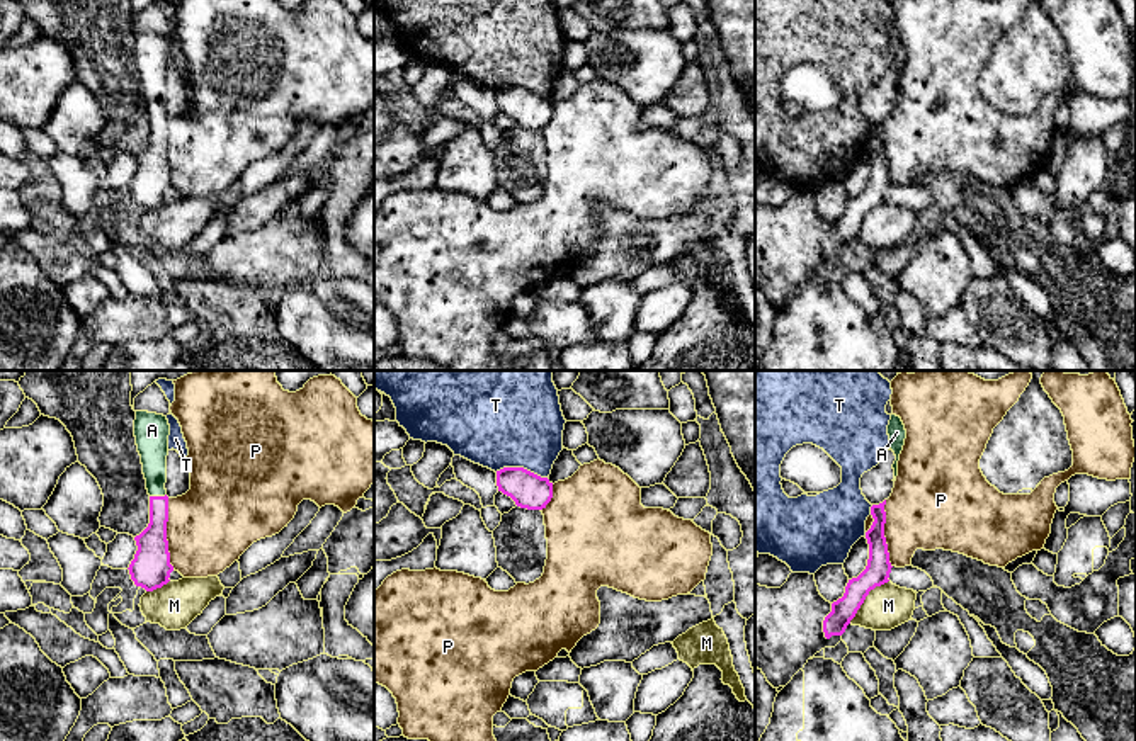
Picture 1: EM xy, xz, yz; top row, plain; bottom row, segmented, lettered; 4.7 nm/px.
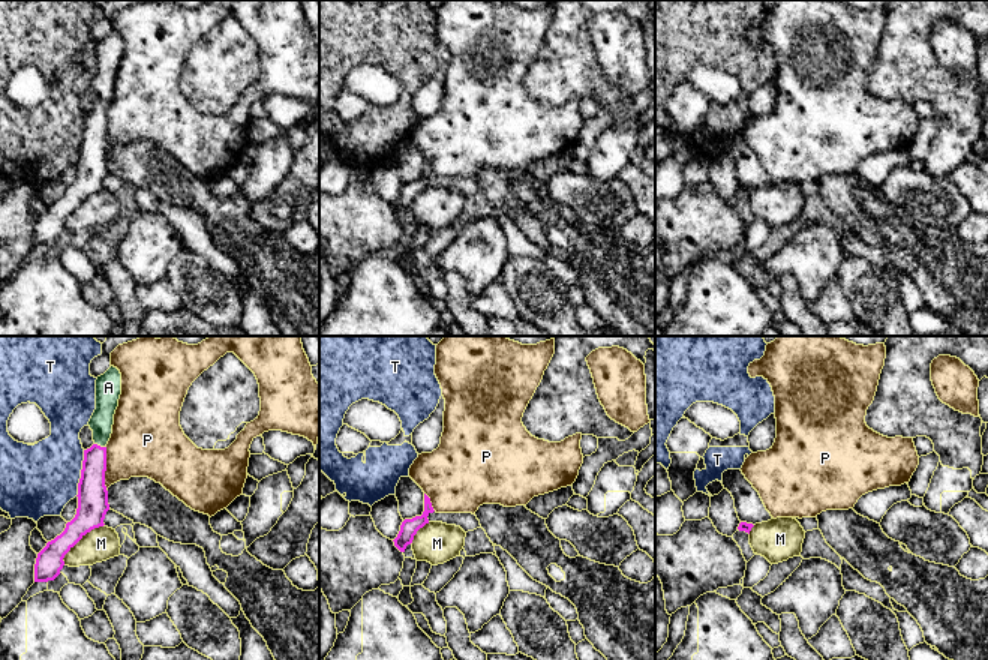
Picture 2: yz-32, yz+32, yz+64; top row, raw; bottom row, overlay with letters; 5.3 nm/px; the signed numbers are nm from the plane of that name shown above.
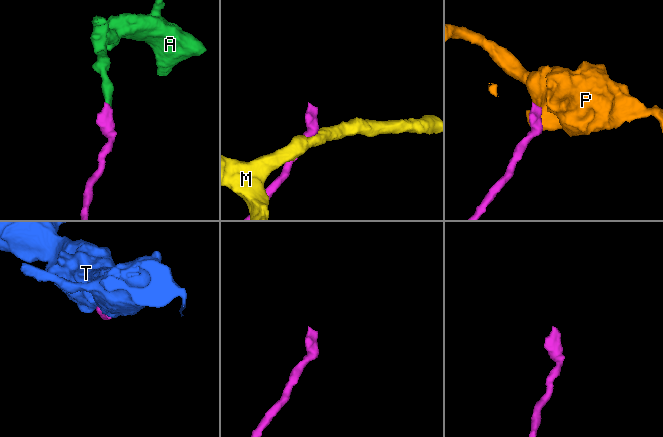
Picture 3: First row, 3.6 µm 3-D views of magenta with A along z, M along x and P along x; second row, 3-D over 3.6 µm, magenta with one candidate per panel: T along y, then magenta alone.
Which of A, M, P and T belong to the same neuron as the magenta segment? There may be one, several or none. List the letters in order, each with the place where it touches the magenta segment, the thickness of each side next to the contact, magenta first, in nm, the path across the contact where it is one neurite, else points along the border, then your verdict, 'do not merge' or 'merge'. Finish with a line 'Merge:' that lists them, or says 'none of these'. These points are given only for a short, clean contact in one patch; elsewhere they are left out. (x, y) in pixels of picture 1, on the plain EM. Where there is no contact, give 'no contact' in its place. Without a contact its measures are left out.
A: contact xy (157, 116); calibres 150 and 140 nm; merge
M: contact yz (864, 218); calibres 120 and 200 nm; do not merge
P: contact xy (165, 153); calibres 190 and 400 nm; border xy (167, 118), (167, 170), (169, 182), (174, 187); do not merge
T: contact xz (521, 87); calibres 170 and 420 nm; do not merge
Merge: A

